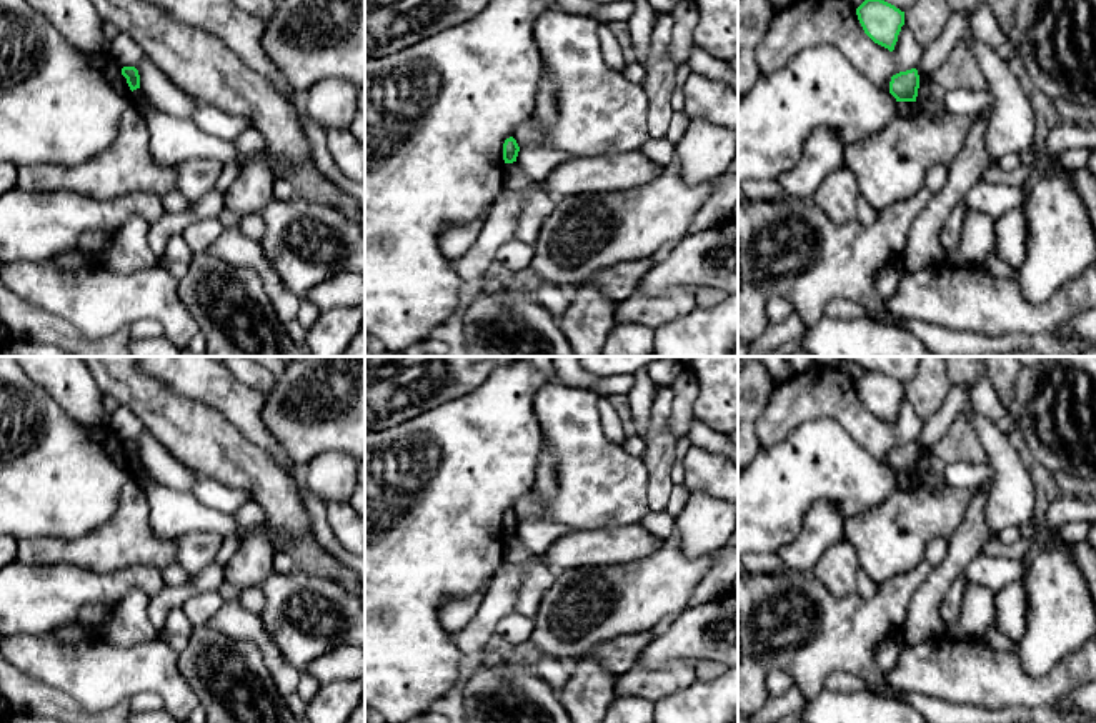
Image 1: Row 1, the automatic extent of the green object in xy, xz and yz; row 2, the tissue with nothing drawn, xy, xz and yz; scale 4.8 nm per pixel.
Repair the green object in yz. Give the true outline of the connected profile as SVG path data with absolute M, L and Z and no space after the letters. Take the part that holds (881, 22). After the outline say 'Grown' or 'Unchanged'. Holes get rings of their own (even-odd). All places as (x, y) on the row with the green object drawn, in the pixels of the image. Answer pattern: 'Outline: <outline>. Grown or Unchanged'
Outline: M864 0L856 8L858 20L864 33L878 45L894 50L901 27L904 25L904 12L884 0Z. Unchanged

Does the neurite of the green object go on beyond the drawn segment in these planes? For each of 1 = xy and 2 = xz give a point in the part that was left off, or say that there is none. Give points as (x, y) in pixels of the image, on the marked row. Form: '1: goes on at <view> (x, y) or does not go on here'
1: does not go on here
2: does not go on here

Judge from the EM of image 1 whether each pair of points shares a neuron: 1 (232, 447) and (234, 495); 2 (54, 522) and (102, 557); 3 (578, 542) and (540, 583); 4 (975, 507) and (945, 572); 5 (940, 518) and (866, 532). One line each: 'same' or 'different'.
1: different
2: different
3: different
4: same
5: same

